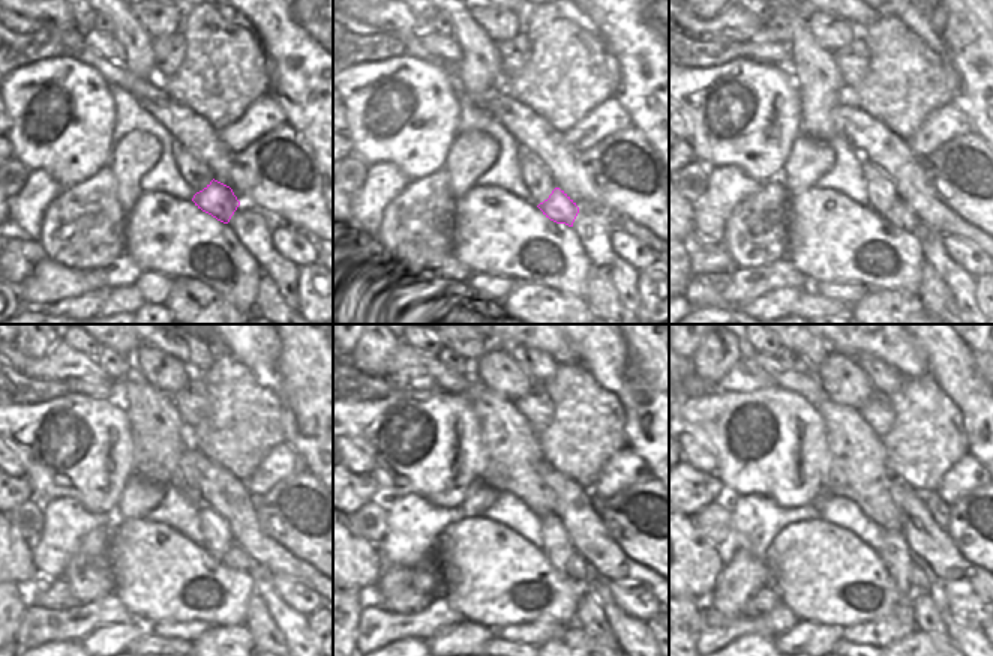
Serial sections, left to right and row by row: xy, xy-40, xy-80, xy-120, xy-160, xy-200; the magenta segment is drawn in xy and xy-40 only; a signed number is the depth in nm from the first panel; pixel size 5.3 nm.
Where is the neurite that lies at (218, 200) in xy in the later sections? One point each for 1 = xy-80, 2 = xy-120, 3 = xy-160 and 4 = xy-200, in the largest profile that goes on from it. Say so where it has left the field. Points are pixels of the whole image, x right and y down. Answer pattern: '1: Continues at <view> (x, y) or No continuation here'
1: Continues at xy-80 (900, 216)
2: Continues at xy-120 (237, 559)
3: Continues at xy-160 (578, 568)
4: Continues at xy-200 (921, 577)

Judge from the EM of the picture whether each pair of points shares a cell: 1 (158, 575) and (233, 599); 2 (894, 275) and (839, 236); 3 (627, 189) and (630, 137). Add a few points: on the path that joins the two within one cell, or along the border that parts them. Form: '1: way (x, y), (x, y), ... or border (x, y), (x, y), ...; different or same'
1: way (176, 595), (189, 610), (213, 610); same
2: way (881, 263), (867, 249), (852, 242); same
3: way (627, 176), (629, 150); same

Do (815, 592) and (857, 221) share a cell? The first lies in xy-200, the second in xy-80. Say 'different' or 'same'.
same

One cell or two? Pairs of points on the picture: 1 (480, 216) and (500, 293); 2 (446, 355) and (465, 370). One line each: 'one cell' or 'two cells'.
1: two cells
2: one cell

